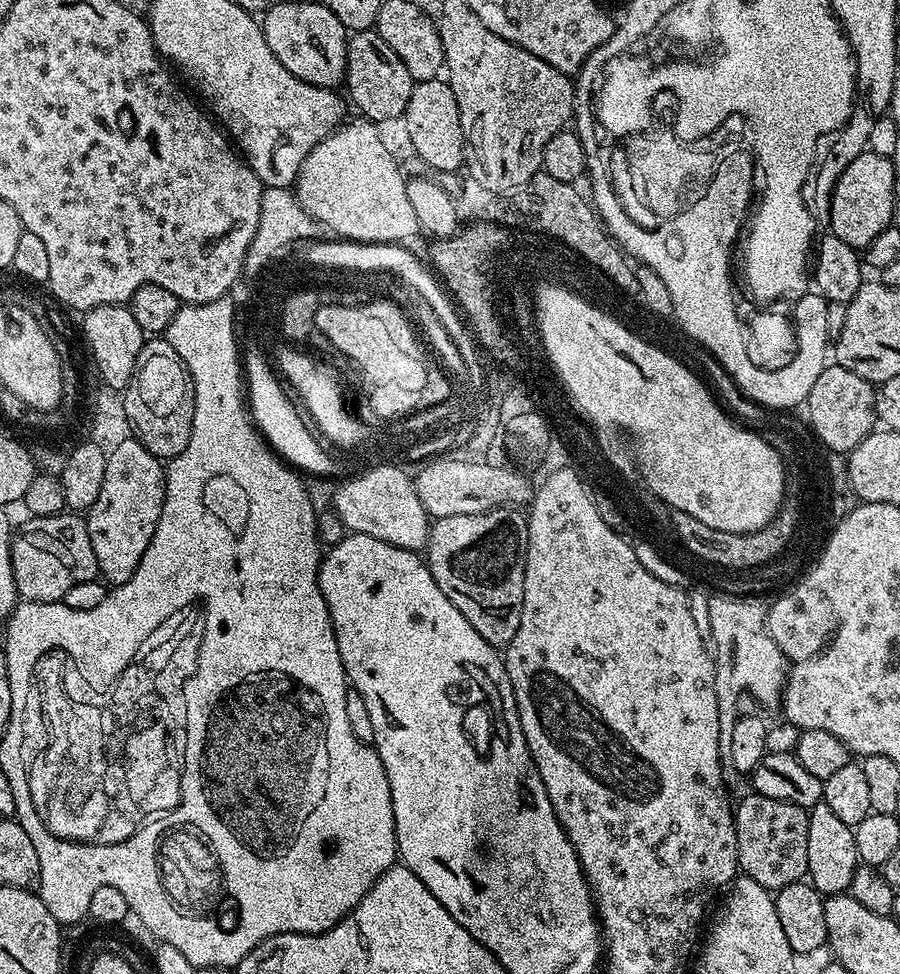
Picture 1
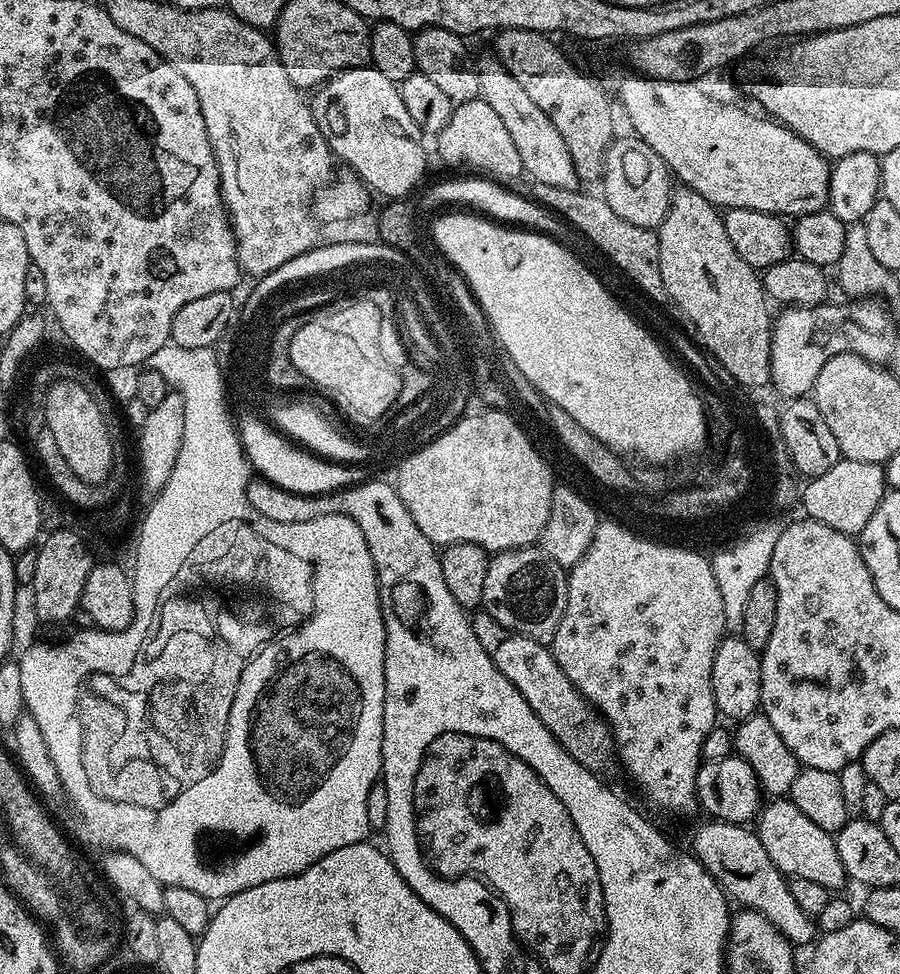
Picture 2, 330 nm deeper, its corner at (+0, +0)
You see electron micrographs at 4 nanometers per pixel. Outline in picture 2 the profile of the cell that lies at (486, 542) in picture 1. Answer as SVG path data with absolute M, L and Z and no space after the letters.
M536 546L511 548L489 559L486 586L482 586L483 611L518 634L526 634L545 646L551 645L566 610L568 572Z

